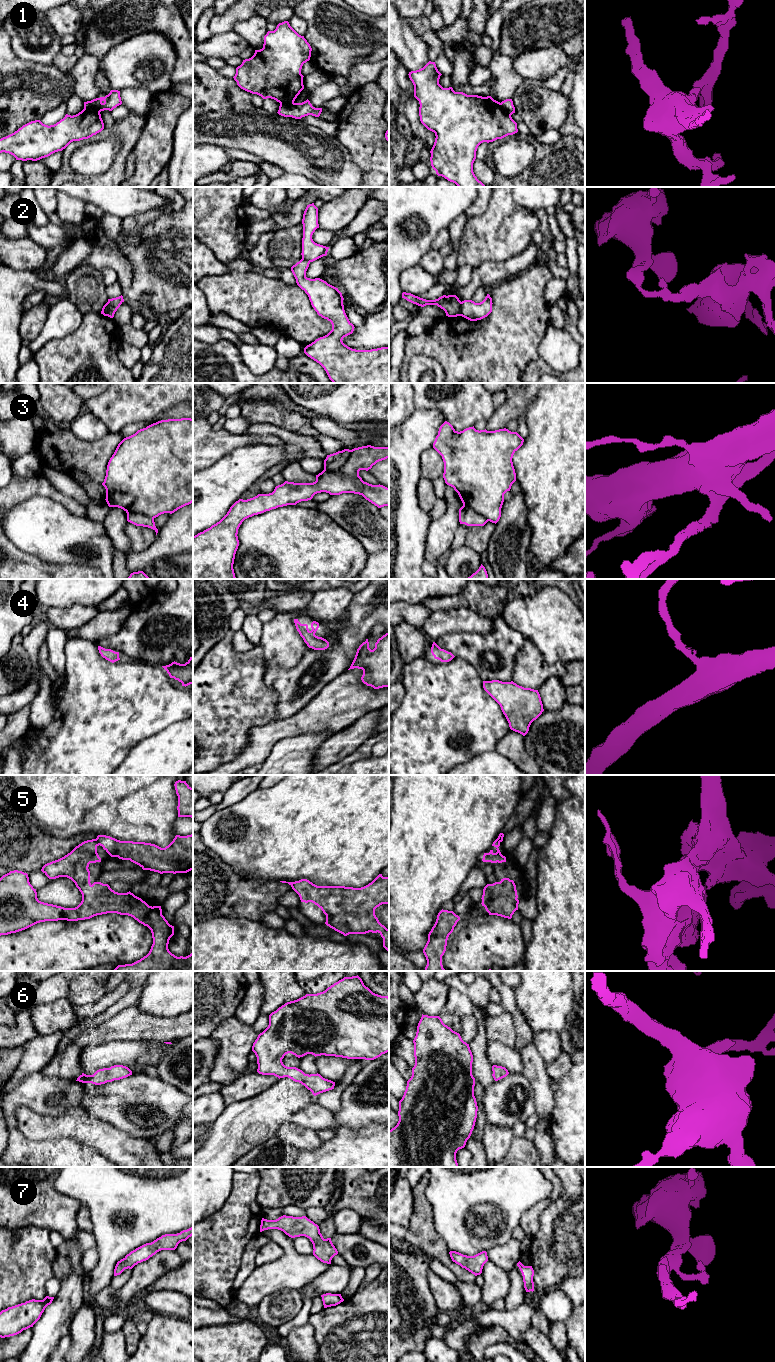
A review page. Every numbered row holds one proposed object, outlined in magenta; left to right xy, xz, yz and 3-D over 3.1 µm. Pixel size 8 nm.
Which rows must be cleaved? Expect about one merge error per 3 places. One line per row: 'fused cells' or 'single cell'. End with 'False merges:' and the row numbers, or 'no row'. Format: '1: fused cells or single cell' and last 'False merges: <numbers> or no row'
1: fused cells
2: fused cells
3: fused cells
4: single cell
5: fused cells
6: single cell
7: single cell
False merges: 1, 2, 3, 5

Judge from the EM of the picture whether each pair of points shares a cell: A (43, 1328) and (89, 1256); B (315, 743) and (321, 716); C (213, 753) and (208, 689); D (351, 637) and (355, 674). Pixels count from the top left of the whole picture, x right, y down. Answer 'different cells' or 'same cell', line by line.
A: different cells
B: different cells
C: same cell
D: different cells

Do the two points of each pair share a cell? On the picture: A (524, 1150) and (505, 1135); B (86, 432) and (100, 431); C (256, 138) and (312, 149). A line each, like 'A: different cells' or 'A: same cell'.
A: different cells
B: same cell
C: same cell

